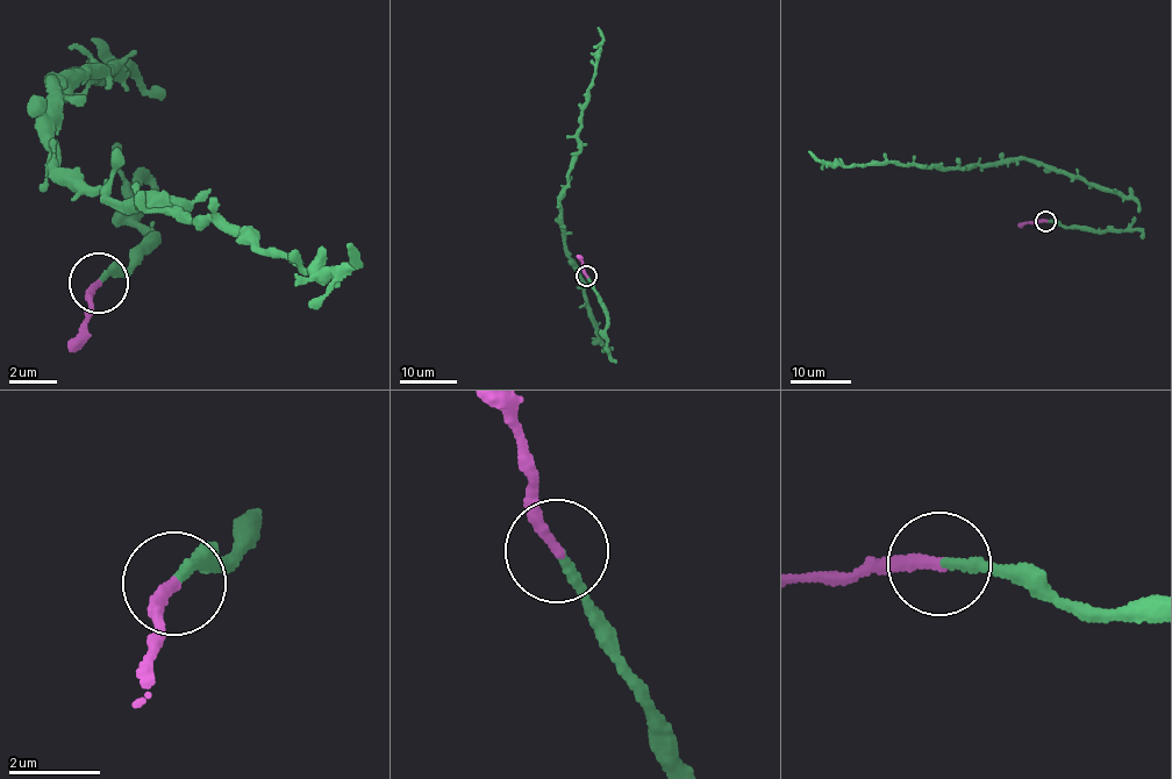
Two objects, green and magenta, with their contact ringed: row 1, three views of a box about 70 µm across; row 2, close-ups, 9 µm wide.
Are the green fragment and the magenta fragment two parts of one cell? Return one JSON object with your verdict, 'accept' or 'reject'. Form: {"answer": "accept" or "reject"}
{"answer": "accept"}

